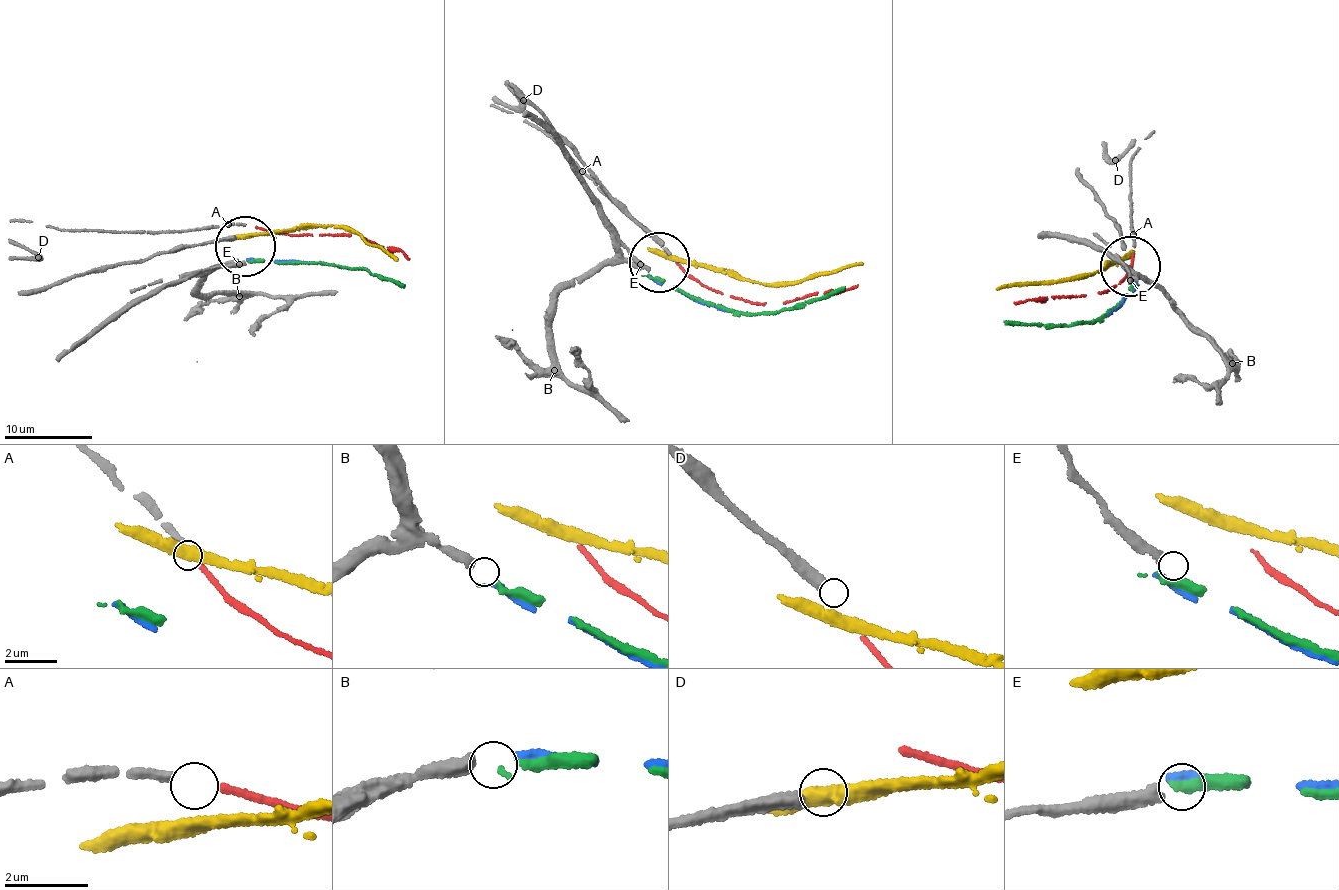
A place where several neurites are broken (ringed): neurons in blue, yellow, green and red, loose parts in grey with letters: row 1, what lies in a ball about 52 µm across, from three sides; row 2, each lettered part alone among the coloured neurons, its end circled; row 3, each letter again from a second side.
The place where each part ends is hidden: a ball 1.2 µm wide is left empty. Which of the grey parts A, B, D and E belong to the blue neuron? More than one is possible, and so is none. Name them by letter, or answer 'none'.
B

